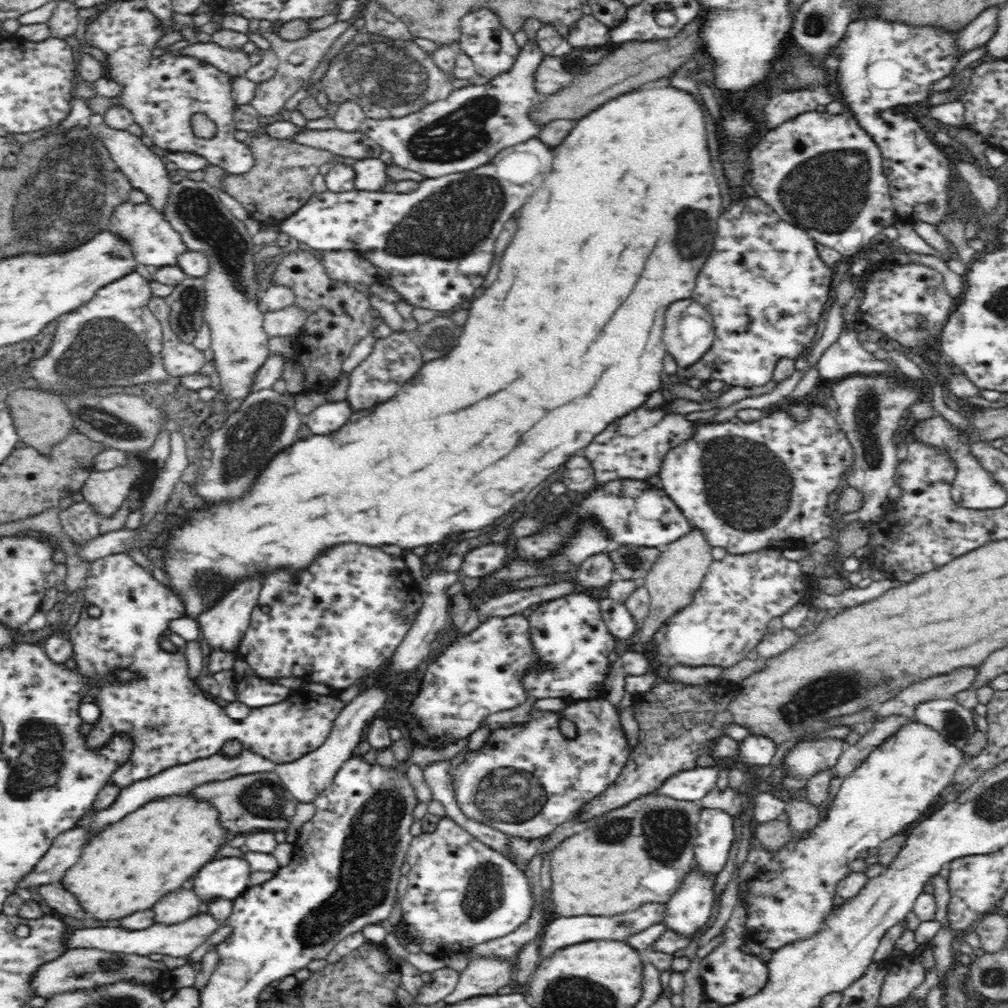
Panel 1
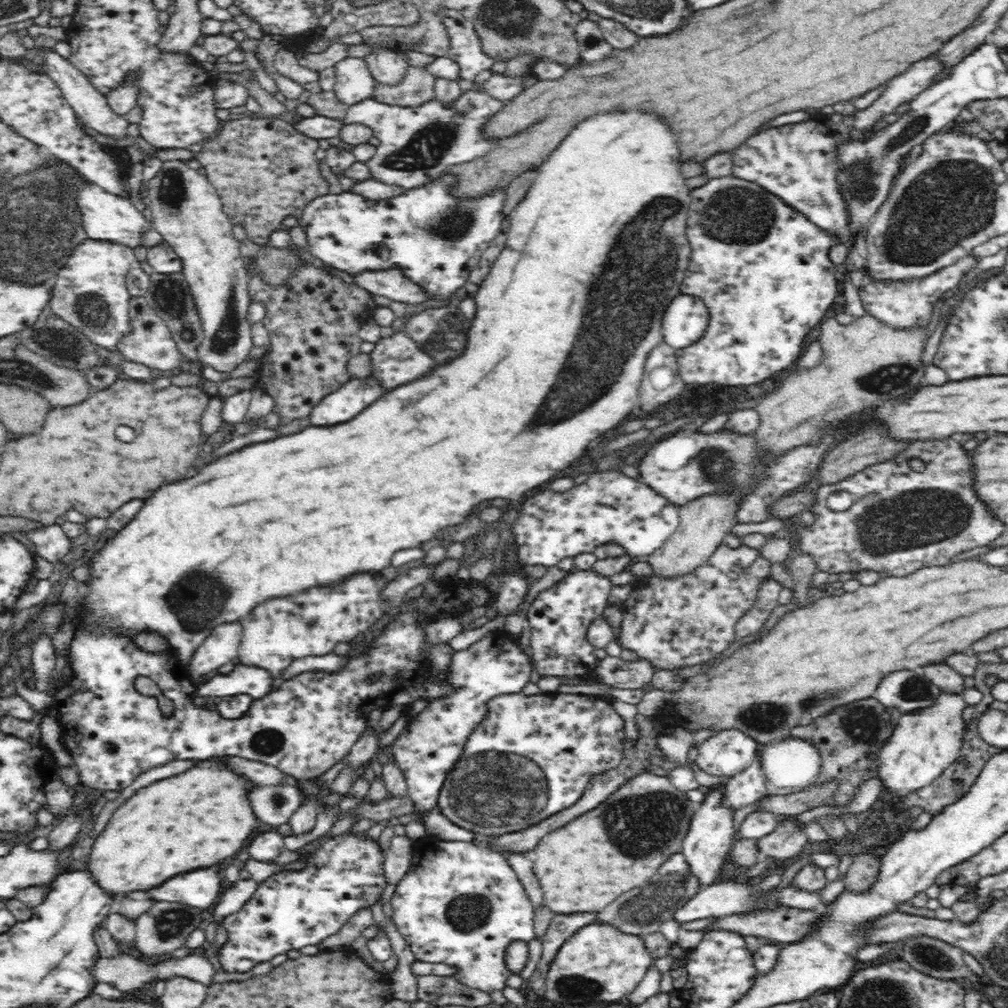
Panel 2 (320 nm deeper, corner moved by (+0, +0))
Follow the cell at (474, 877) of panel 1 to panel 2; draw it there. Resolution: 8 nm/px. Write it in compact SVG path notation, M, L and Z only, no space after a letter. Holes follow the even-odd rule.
M426 836L419 841L413 841L413 858L410 862L410 866L410 871L399 880L391 898L393 908L391 916L397 926L397 931L404 937L406 943L408 943L408 947L410 947L410 951L414 954L416 961L446 964L456 967L454 974L452 974L456 981L488 994L495 990L503 990L506 988L508 977L514 974L514 972L508 968L508 965L506 965L506 949L510 946L511 942L522 940L527 944L530 940L535 938L534 907L532 907L530 898L528 898L527 892L520 882L516 871L510 866L506 855L498 851L490 850L490 848L486 847L486 844L476 846L469 842L448 842L436 836Z

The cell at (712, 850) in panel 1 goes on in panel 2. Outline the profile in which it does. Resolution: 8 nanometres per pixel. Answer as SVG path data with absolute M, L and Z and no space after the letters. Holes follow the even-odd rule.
M759 747L754 761L746 766L742 772L725 780L726 806L731 806L734 810L738 810L741 806L754 804L758 798L768 795L761 765L763 747Z

